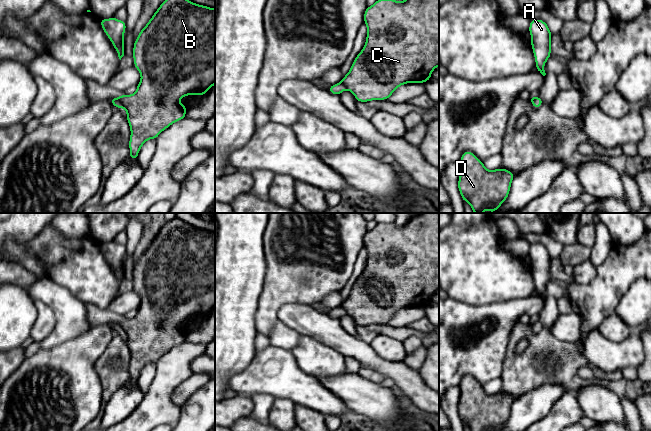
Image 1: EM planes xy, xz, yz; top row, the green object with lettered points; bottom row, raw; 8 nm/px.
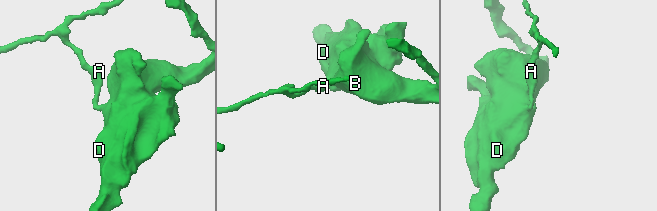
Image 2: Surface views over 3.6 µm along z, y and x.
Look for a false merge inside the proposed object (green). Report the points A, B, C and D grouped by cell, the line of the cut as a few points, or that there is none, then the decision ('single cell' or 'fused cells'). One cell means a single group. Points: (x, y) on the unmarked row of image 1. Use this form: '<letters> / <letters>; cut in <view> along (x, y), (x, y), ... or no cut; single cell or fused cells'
A / B C D; cut in xy along (116, 322), (122, 330); fused cells

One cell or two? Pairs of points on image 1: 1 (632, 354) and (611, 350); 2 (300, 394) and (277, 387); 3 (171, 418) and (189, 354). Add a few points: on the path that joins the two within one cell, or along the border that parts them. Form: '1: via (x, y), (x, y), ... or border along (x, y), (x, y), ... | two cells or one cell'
1: via (627, 354), (616, 354) | one cell
2: via (294, 388), (283, 387) | one cell
3: via (165, 402), (165, 381), (173, 370) | one cell

